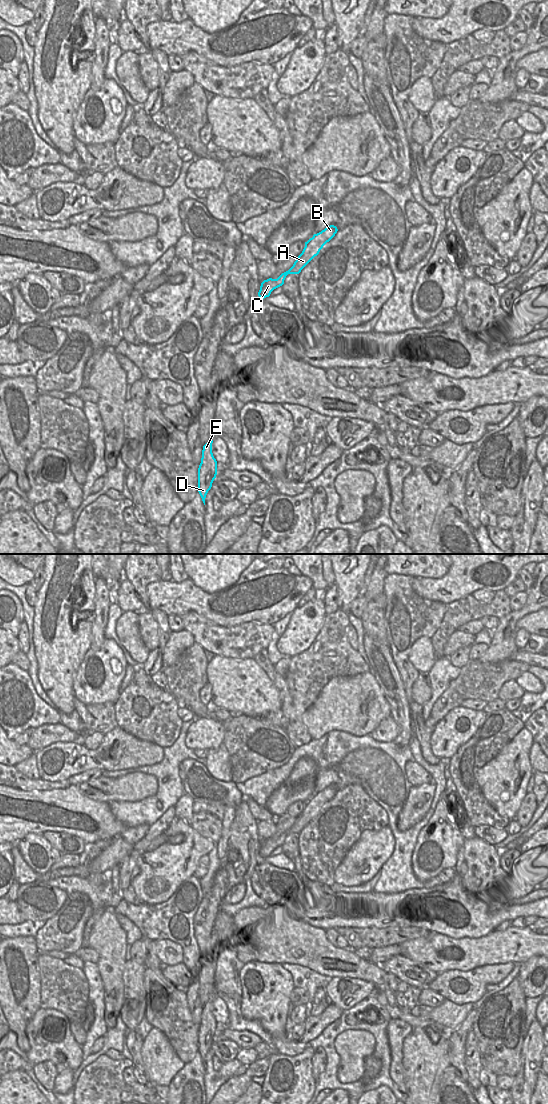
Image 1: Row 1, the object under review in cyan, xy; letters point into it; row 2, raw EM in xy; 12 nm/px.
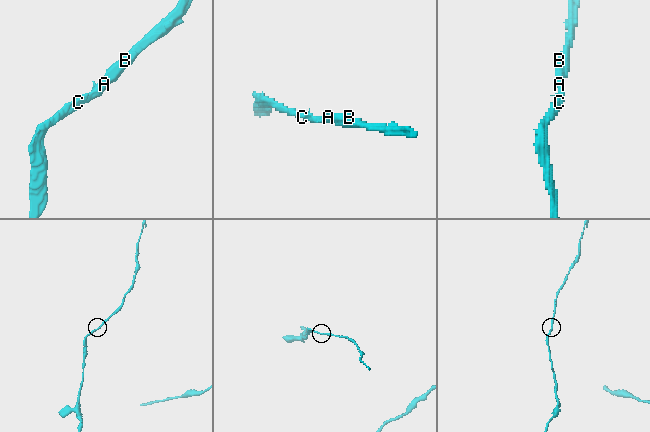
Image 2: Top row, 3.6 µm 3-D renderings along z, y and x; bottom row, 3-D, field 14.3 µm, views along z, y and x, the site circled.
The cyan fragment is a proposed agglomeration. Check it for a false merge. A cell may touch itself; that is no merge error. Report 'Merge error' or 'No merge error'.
No merge error.

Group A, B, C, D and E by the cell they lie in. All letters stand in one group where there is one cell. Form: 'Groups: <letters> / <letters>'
Groups: A B C D E.

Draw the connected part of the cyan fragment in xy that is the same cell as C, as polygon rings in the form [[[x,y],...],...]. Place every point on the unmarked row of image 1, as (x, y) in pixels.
[[[334,785],[326,787],[321,792],[314,794],[307,802],[302,813],[296,818],[293,826],[286,832],[282,833],[277,839],[269,838],[261,843],[258,852],[259,858],[262,860],[269,857],[271,852],[282,846],[288,834],[299,834],[301,830],[319,814],[323,806],[329,802],[337,793],[338,789]]]

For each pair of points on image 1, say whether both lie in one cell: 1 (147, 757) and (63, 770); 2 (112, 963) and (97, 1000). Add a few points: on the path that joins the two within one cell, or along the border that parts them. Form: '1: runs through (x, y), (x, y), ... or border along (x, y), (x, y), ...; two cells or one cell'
1: runs through (126, 757), (103, 761), (100, 764), (84, 763); one cell
2: border along (96, 963), (103, 984), (106, 1007); two cells

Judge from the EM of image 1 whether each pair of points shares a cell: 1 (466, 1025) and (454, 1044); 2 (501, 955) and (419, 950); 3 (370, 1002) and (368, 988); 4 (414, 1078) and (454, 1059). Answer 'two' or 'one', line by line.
1: one
2: one
3: two
4: two

